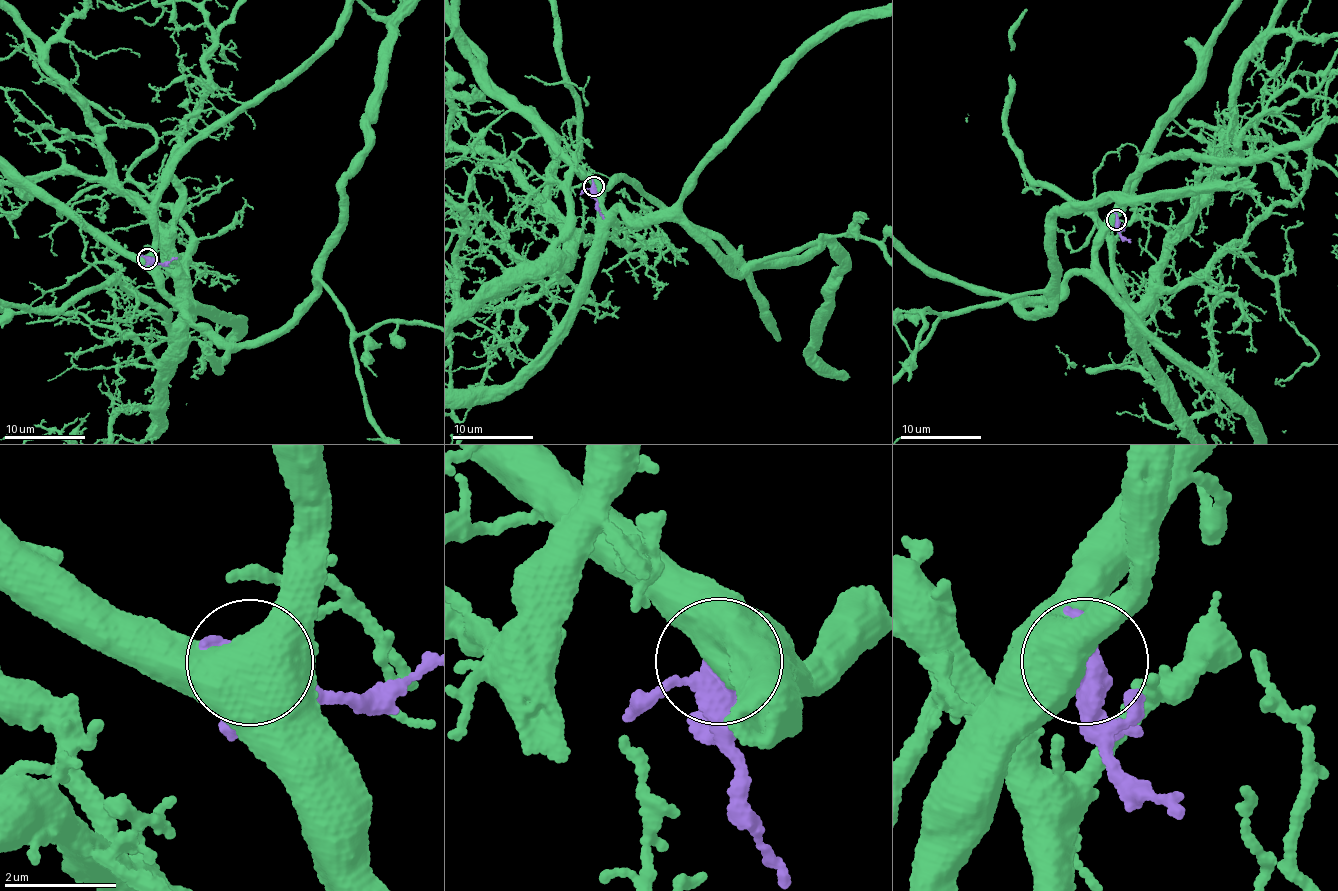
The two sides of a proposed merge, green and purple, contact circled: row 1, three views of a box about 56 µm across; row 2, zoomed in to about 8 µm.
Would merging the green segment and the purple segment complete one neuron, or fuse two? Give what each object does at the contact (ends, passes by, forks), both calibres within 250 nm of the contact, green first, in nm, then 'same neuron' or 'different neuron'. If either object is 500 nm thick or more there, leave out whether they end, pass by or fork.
calibres 800 and 400 nm; different neuron

